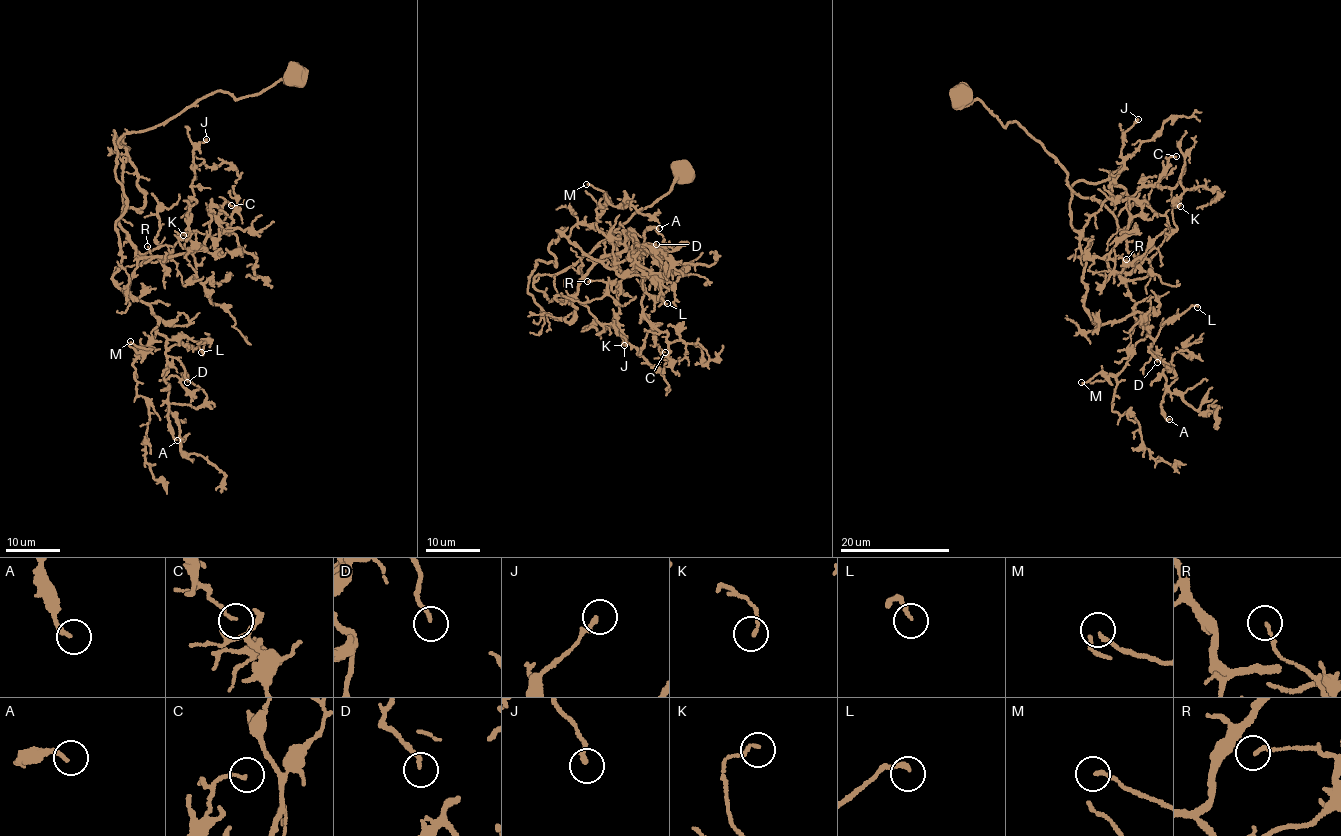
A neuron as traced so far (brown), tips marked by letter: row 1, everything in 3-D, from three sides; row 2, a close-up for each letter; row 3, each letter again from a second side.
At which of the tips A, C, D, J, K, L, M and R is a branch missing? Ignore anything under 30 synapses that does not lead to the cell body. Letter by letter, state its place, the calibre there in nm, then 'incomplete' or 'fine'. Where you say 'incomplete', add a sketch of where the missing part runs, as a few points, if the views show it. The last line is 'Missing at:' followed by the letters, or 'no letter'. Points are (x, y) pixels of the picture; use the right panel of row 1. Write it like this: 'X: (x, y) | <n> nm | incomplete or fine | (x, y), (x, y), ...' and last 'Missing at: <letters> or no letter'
A: (1169, 419) | 180 nm | fine
C: (1176, 156) | 90 nm | fine
D: (1157, 362) | 140 nm | fine
J: (1138, 119) | 200 nm | fine
K: (1180, 206) | 130 nm | fine
L: (1197, 307) | 180 nm | fine
M: (1081, 382) | 100 nm | fine
R: (1126, 259) | 150 nm | fine
Missing at: no letter

